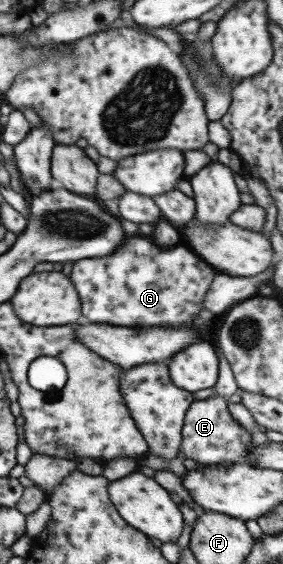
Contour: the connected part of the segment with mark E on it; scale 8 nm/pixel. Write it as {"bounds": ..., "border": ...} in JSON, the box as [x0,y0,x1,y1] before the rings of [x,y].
{"bounds":[180,395,253,465],"border":[[[213,395],[200,401],[194,400],[185,411],[180,449],[185,457],[193,460],[197,465],[247,463],[247,455],[253,445],[252,439],[249,432],[241,428],[241,425],[229,415],[226,403],[226,398]]]}

